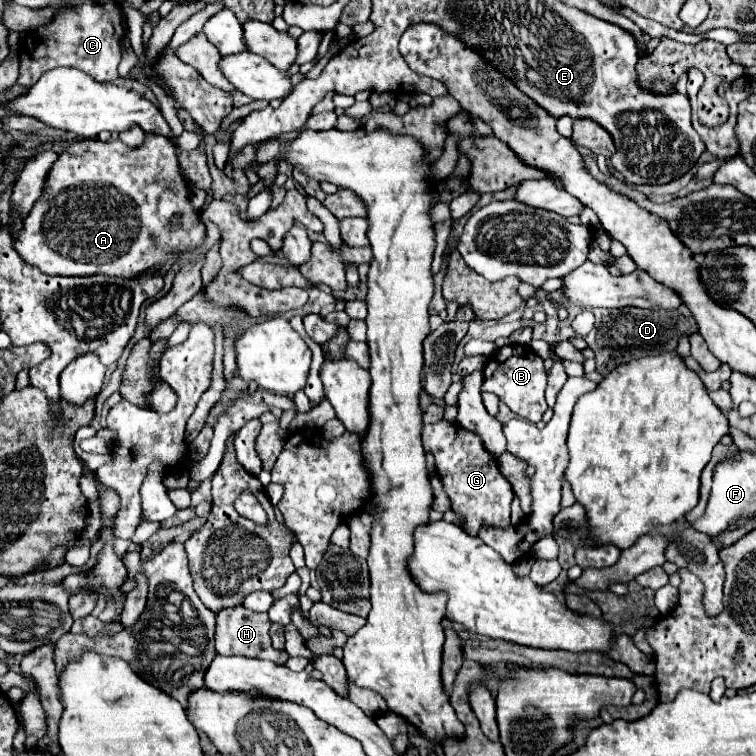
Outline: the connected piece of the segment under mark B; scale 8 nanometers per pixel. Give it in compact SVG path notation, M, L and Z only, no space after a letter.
M526 348L526 352L522 356L510 356L504 362L500 362L496 358L488 360L488 364L484 368L484 384L482 384L480 392L496 394L516 416L520 416L532 424L538 424L548 408L548 404L544 400L544 388L546 388L546 370L544 370L542 358L538 354L534 354L530 348Z

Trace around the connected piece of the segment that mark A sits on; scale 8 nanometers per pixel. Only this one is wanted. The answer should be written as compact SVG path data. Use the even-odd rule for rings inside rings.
M146 136L144 144L140 148L130 148L120 140L108 140L100 142L96 138L92 140L82 140L82 142L72 142L60 156L58 162L54 164L52 172L48 174L46 188L24 218L24 226L20 234L14 238L14 250L20 254L20 258L32 266L36 266L40 272L48 276L94 276L94 274L104 274L104 276L122 276L122 278L136 278L142 274L146 268L154 264L166 266L166 260L170 258L172 250L178 250L182 254L186 248L196 248L204 242L204 224L198 220L198 212L192 212L192 204L188 202L188 182L180 174L178 158L176 158L176 148L174 144L164 138L164 136ZM180 216L180 220L174 224L172 218Z

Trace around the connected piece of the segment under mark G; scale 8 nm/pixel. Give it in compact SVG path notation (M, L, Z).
M440 420L436 424L426 424L422 430L422 442L426 450L432 450L436 458L436 470L444 484L446 494L452 500L452 510L466 518L464 530L472 536L478 534L482 526L508 528L510 526L510 504L512 486L502 476L496 458L484 448L482 440L454 422Z

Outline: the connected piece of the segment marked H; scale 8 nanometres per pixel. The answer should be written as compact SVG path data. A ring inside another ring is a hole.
M242 604L234 608L222 608L216 614L216 652L220 656L244 656L244 658L260 658L260 660L272 660L274 664L286 664L288 654L282 650L274 650L270 642L270 620L268 614L260 614L254 610L244 608Z

